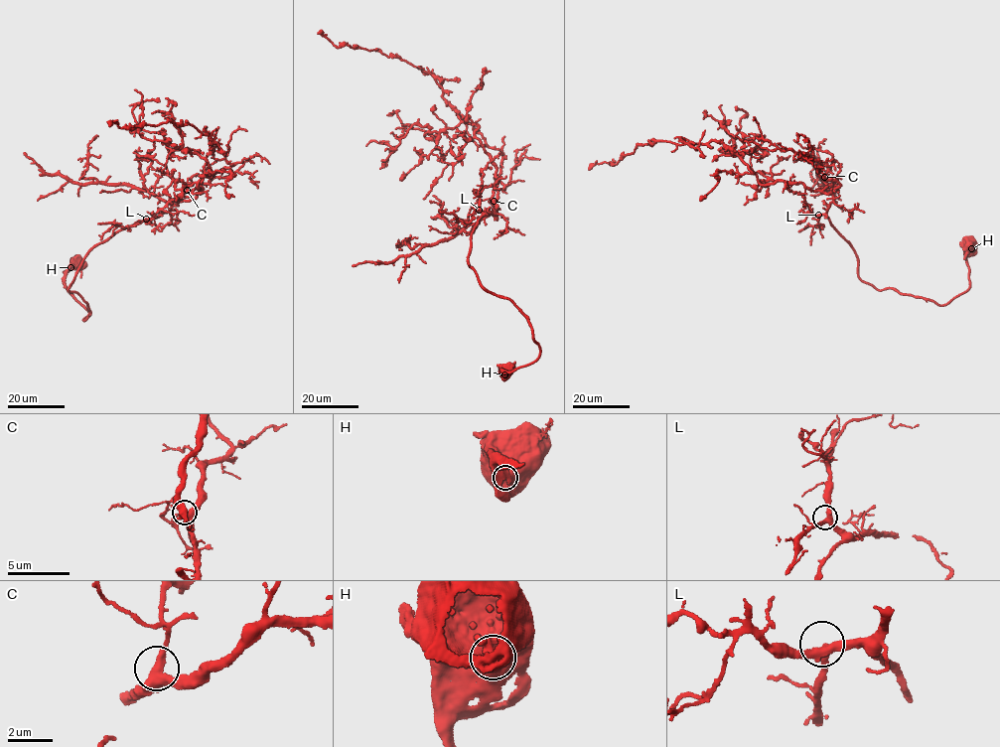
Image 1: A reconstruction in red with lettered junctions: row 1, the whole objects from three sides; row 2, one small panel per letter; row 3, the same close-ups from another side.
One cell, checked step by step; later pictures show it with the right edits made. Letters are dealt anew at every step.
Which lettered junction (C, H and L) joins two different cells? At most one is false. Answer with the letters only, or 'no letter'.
no letter

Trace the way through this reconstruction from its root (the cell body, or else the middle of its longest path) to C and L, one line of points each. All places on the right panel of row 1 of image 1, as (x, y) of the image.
C: (969, 244), (970, 284), (945, 305), (878, 290), (860, 279), (854, 250), (826, 216), (840, 185), (824, 177)
L: (969, 244), (969, 287), (945, 305), (936, 304), (863, 282), (854, 250), (827, 217), (818, 215)

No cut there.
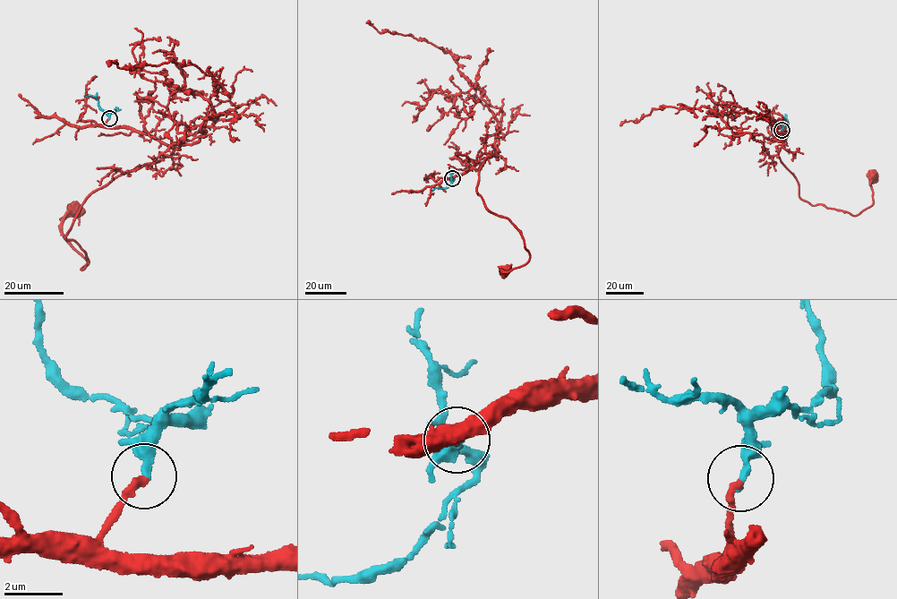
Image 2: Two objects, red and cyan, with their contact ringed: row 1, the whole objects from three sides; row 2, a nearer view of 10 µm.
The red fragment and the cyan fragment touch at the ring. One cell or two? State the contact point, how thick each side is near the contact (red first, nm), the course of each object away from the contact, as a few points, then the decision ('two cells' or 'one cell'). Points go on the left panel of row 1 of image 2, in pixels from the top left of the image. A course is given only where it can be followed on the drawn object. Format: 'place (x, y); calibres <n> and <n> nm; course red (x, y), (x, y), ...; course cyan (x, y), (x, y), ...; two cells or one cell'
place (109, 118); calibres 280 and 280 nm; course red (109, 118), (173, 152), (82, 204), (65, 239), (83, 250), (81, 269), (61, 226), (71, 209); course cyan (109, 118), (113, 113), (100, 107), (96, 97), (84, 96); one cell

